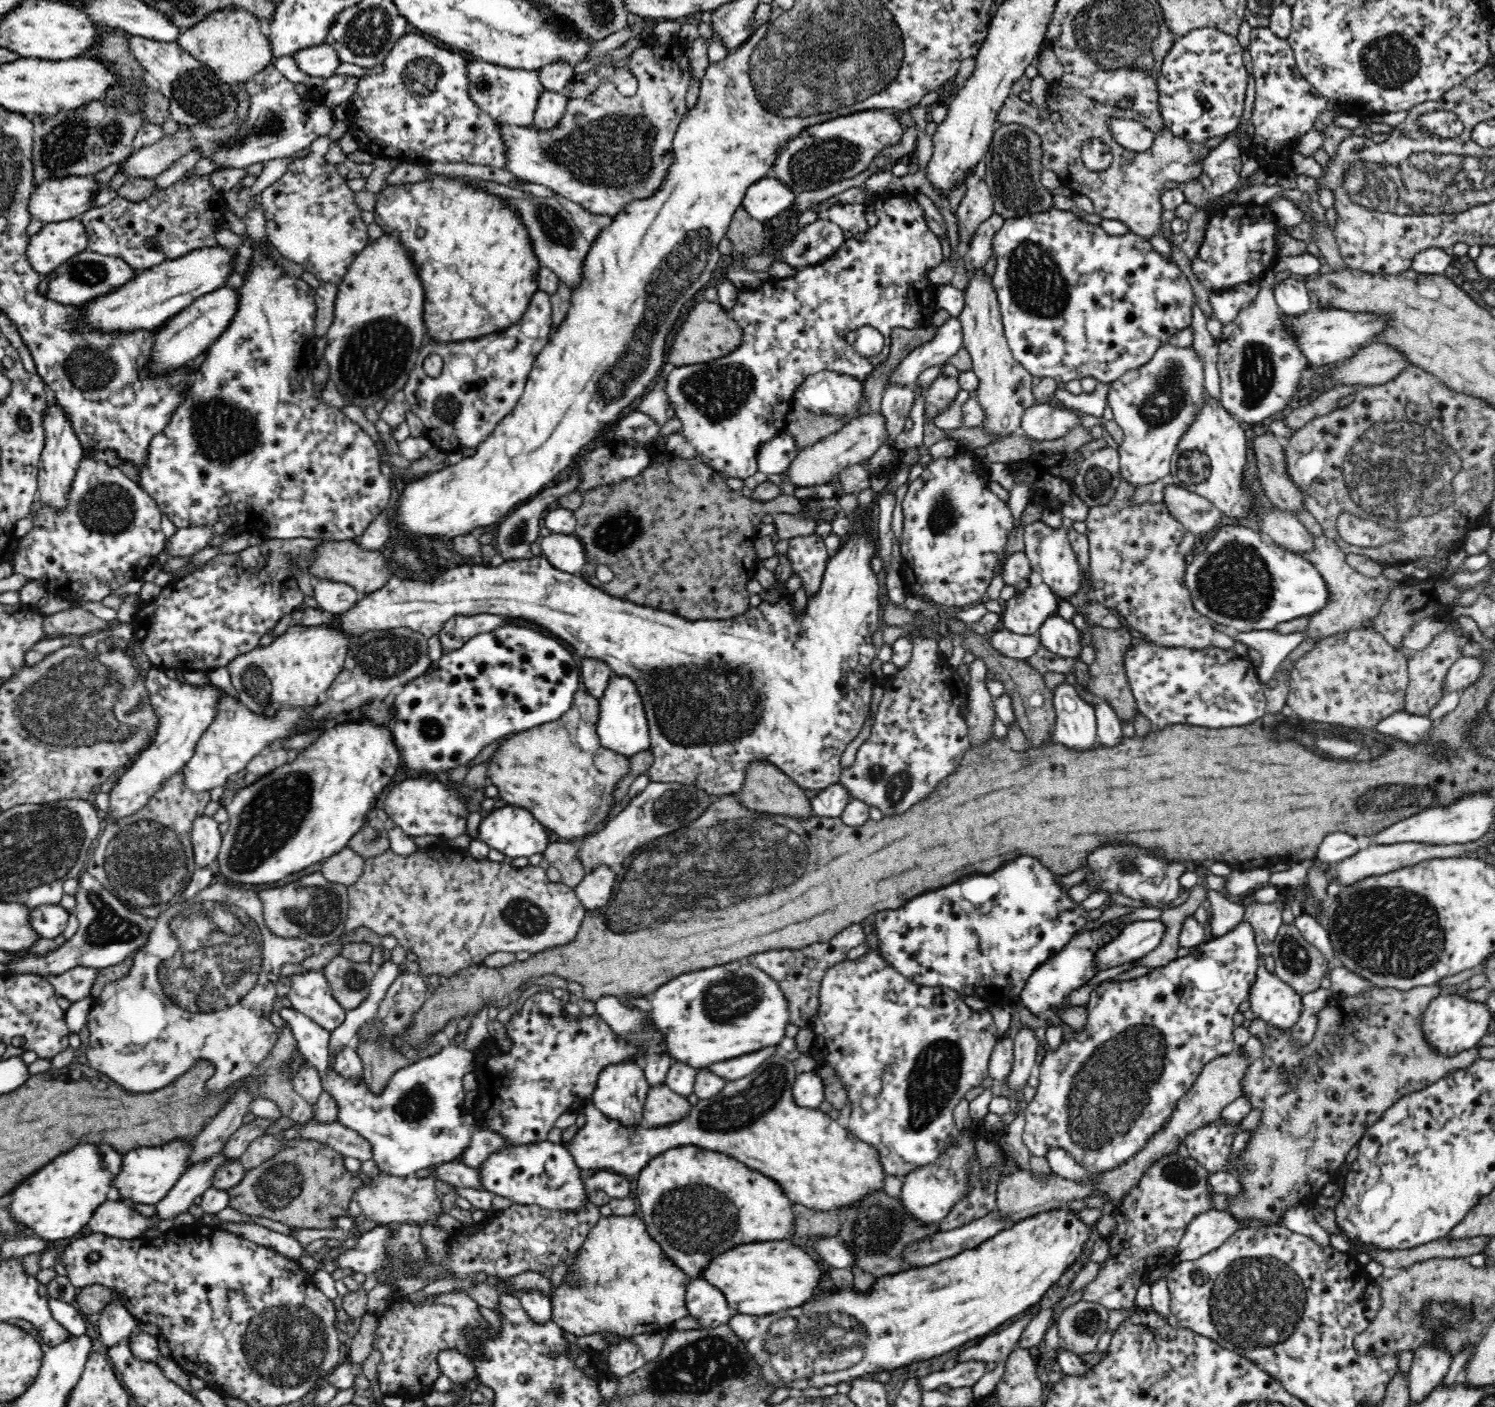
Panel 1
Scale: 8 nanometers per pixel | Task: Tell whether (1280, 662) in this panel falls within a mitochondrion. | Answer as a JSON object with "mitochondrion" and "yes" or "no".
{"mitochondrion":"no"}

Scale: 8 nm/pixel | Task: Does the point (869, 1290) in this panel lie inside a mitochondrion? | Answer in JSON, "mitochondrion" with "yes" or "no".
{"mitochondrion":"no"}

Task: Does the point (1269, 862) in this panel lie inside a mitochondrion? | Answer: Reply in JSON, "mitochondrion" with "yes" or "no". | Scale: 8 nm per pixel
{"mitochondrion":"no"}

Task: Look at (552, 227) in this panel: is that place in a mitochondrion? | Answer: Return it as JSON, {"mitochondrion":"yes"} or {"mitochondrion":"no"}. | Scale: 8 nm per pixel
{"mitochondrion":"yes"}

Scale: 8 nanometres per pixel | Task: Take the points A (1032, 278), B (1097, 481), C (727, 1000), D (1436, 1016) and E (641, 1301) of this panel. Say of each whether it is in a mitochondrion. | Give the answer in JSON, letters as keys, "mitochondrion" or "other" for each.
{"A":"mitochondrion","B":"mitochondrion","C":"mitochondrion","D":"other","E":"other"}

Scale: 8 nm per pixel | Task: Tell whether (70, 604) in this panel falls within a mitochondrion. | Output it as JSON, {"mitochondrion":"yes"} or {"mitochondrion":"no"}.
{"mitochondrion":"no"}

